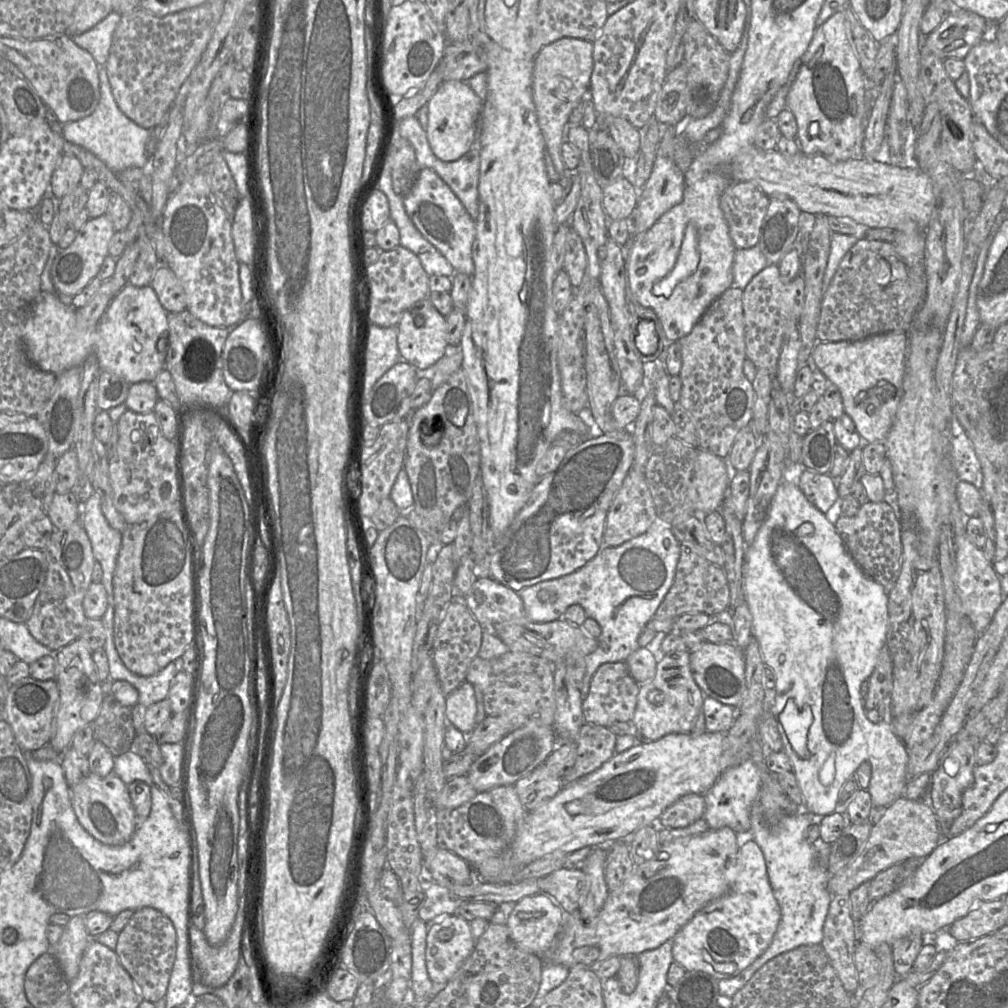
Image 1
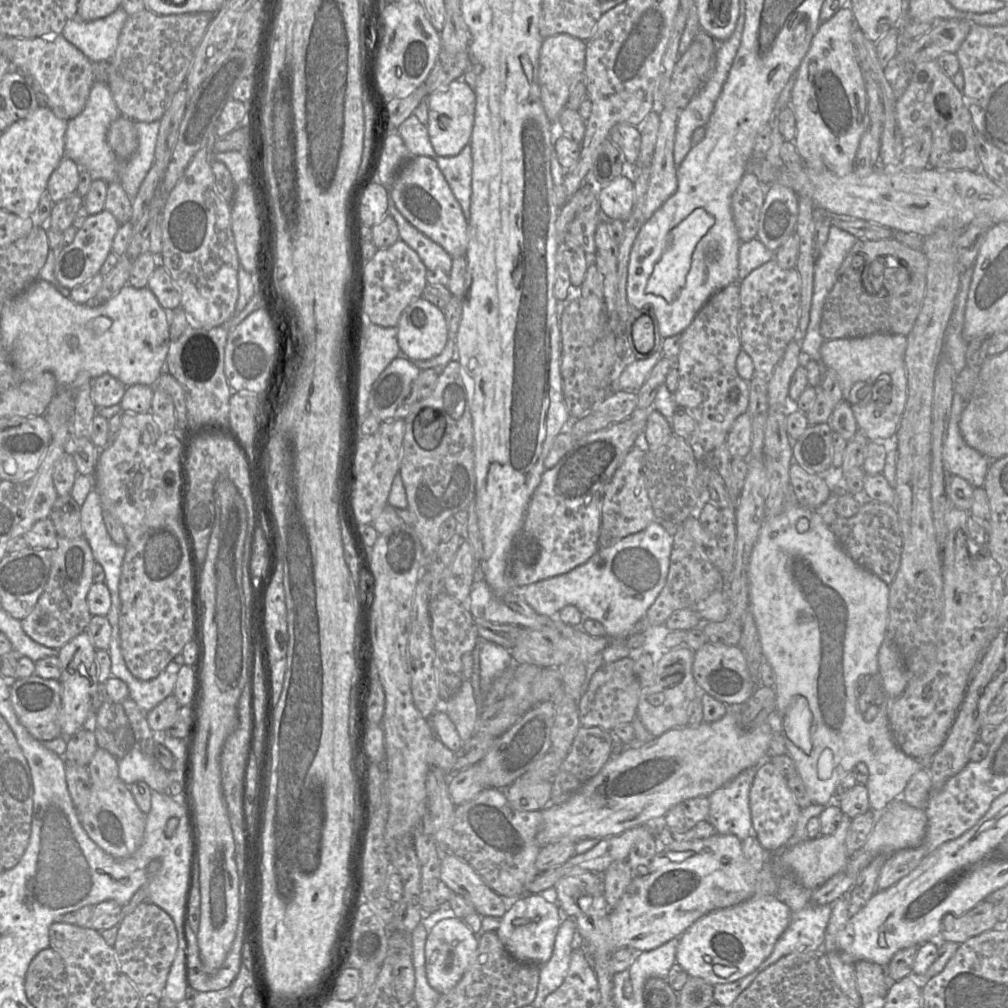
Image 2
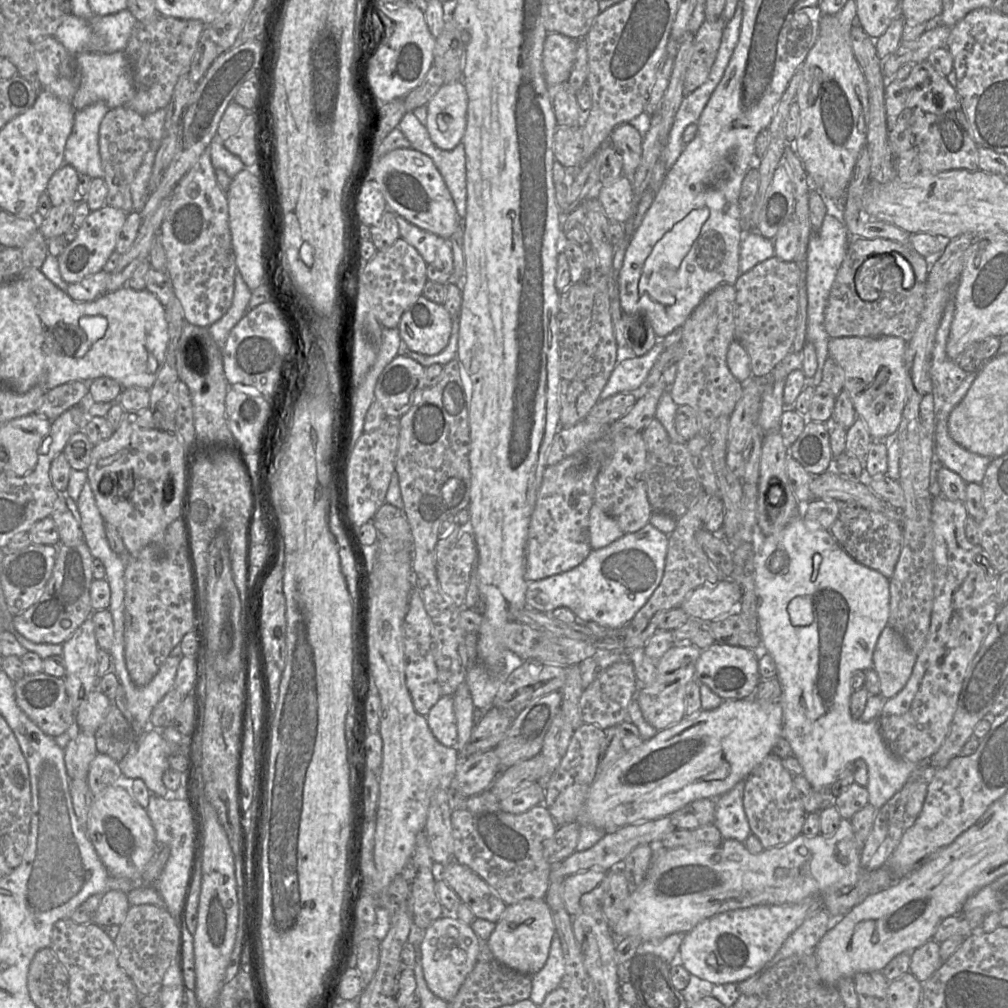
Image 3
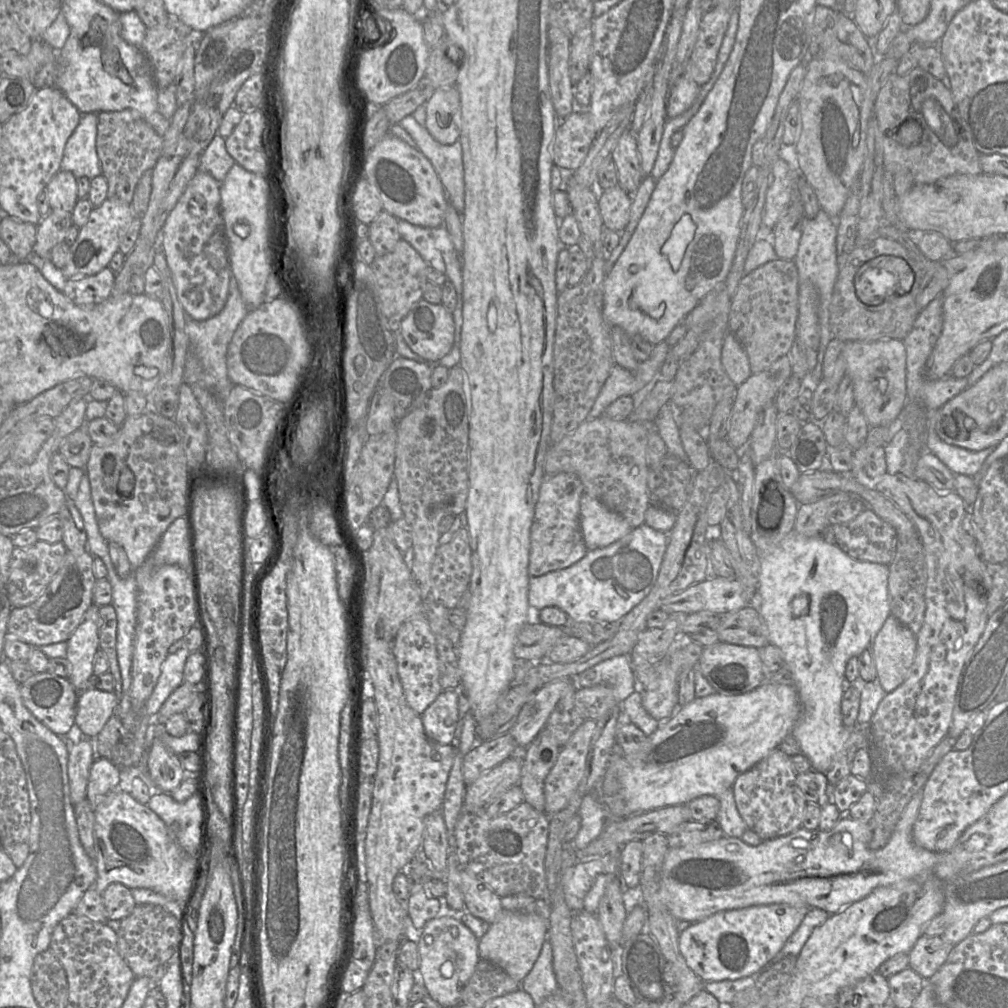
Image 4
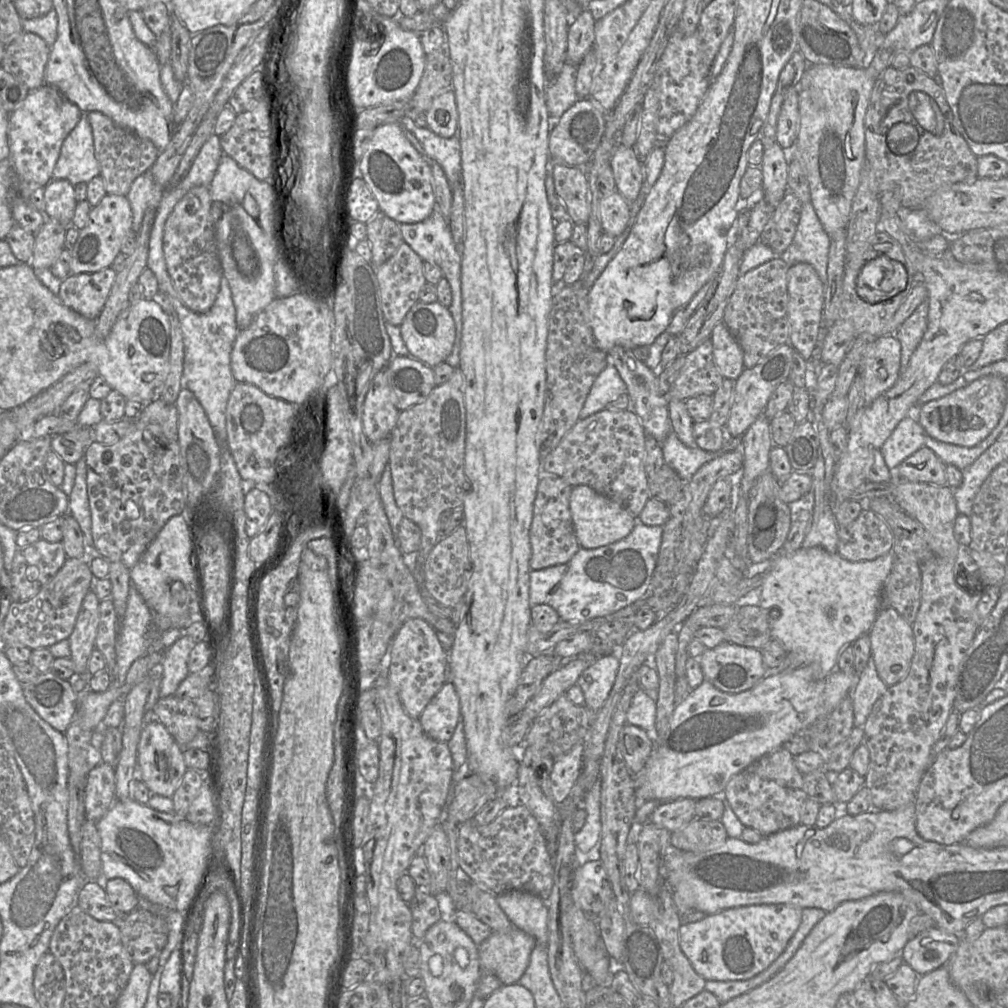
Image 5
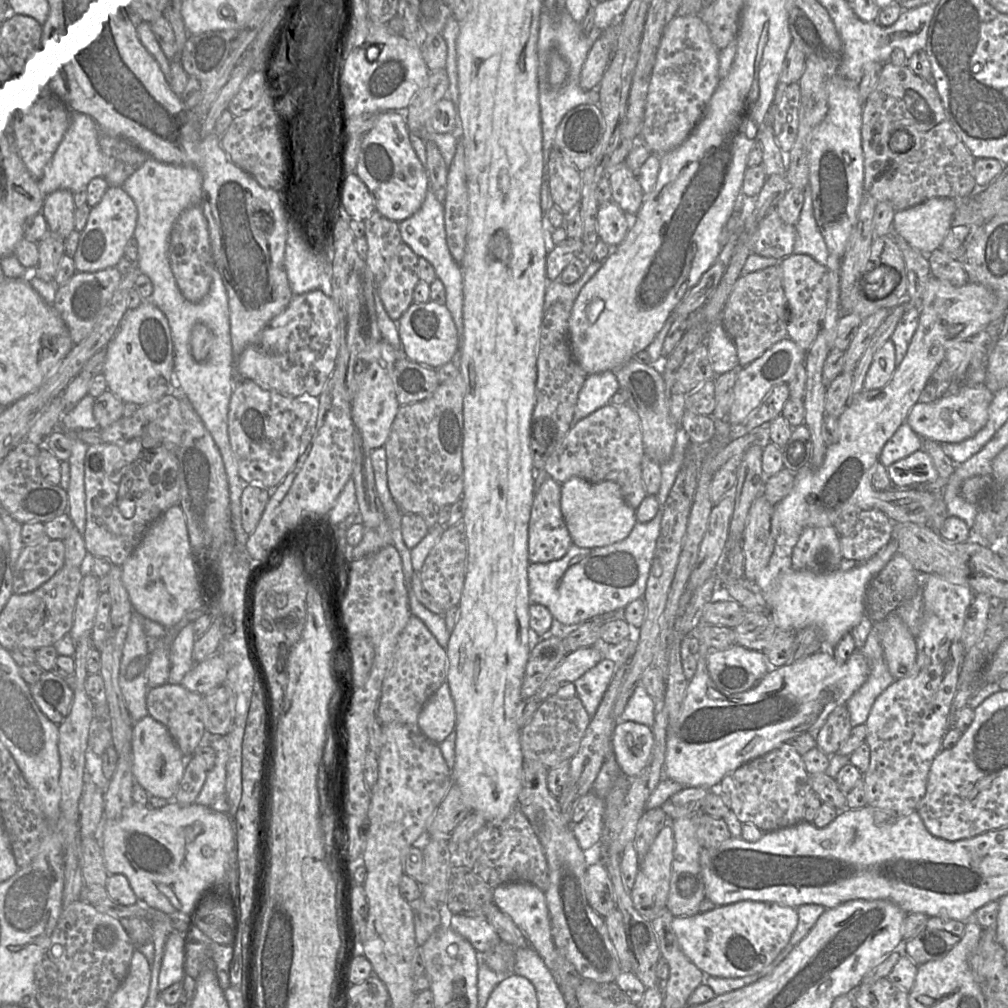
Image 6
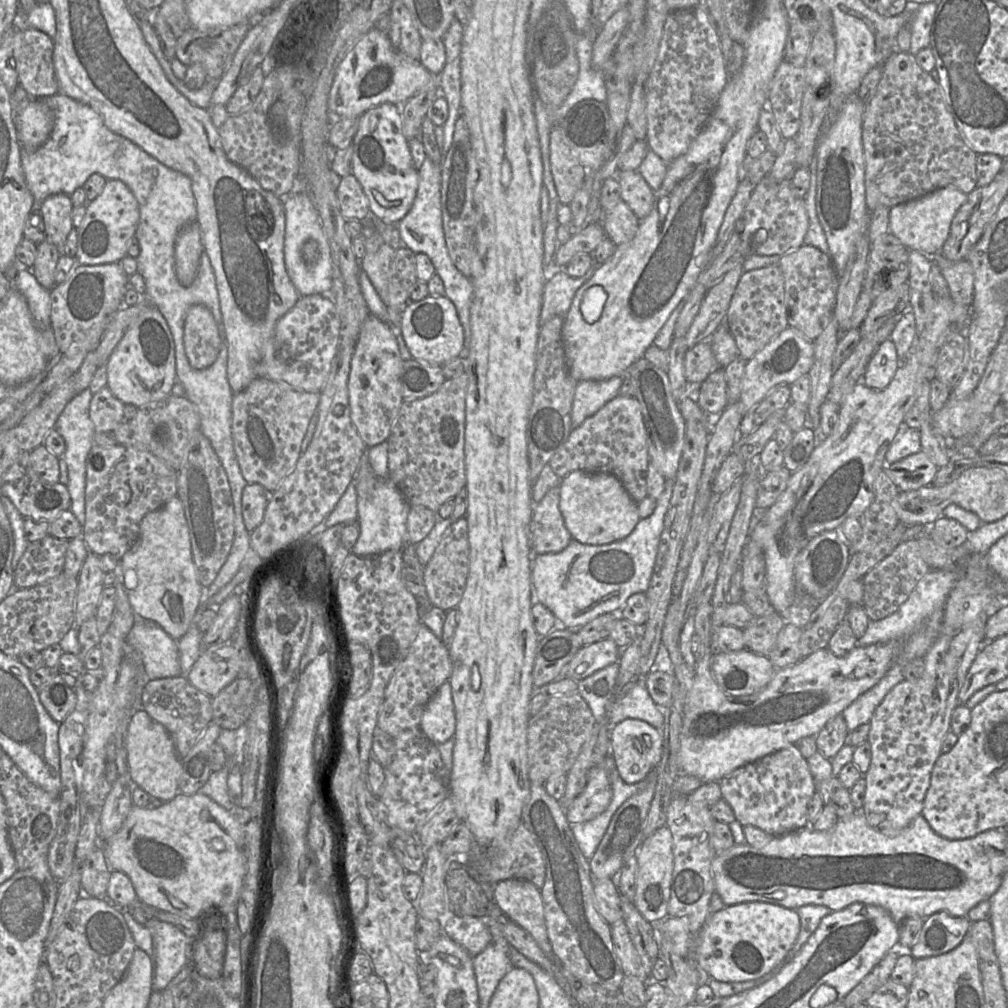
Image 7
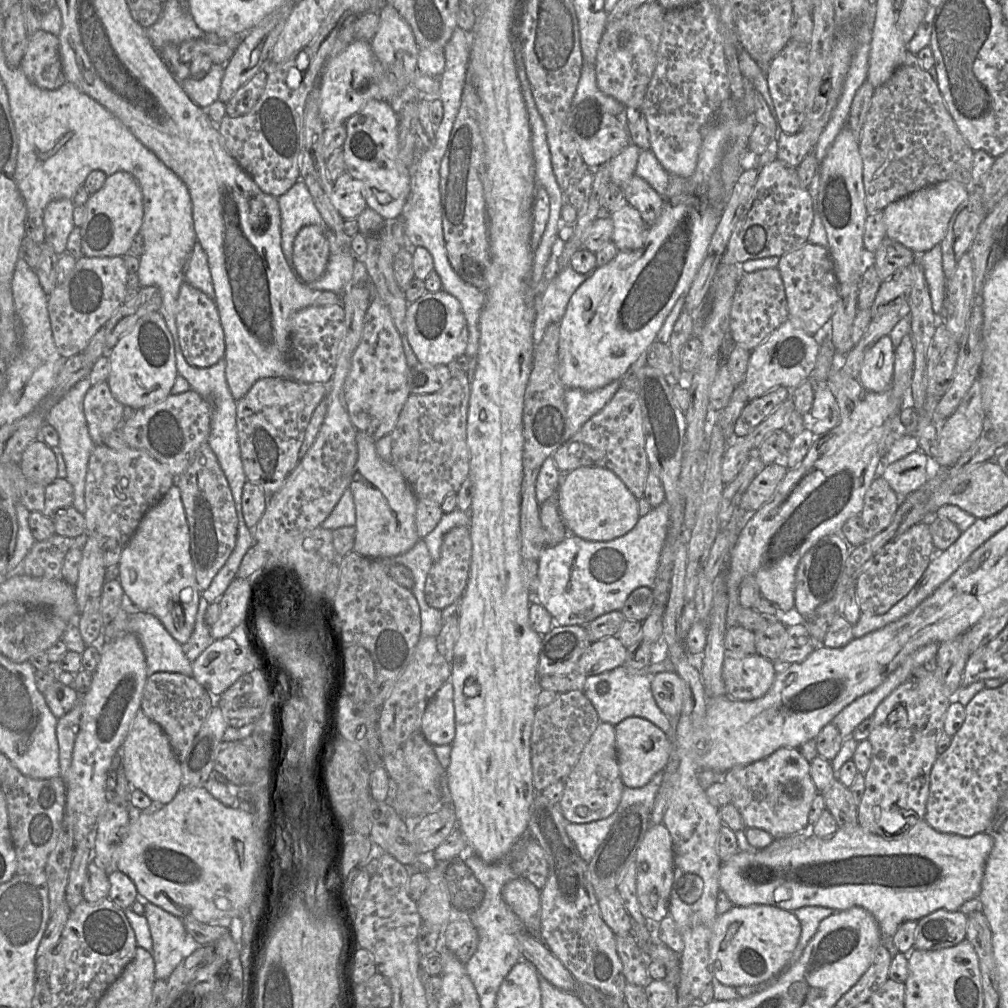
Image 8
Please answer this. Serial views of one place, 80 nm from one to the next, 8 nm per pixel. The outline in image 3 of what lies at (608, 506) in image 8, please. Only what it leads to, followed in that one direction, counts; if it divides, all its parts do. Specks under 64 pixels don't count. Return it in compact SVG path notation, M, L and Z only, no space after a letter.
M595 503L589 512L589 531L592 550L604 548L624 534L616 521Z

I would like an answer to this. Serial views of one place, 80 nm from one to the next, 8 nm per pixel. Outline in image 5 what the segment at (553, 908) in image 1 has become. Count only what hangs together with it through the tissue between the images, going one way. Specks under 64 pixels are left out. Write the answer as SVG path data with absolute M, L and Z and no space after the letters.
M518 929L493 932L479 945L481 969L495 975L503 985L518 983L536 944L531 935Z

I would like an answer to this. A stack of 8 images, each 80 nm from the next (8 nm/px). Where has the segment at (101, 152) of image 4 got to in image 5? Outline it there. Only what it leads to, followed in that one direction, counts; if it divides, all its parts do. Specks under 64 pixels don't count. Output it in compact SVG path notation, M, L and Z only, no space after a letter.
M99 111L84 114L87 114L92 127L95 157L100 164L100 175L104 180L106 192L127 196L133 181L152 168L160 151L150 140L141 138L133 131L117 125Z

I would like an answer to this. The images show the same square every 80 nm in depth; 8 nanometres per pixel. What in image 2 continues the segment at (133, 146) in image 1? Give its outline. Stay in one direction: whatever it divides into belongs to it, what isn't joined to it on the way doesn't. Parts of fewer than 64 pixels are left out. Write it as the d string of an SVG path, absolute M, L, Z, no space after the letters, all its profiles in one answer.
M95 81L83 111L67 121L65 156L74 160L82 170L87 170L91 175L92 181L102 179L108 184L119 181L133 201L155 161L155 148L160 129L160 120L153 122L135 121L139 139L138 149L129 160L119 161L106 141L106 134L110 124L121 115L108 83Z

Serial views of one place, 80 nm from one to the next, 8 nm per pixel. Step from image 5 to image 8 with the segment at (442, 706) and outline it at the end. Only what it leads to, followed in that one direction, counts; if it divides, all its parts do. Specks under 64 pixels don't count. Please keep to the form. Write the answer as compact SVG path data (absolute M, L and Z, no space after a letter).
M451 681L445 682L428 702L422 716L420 732L432 745L451 744L455 737L454 689Z

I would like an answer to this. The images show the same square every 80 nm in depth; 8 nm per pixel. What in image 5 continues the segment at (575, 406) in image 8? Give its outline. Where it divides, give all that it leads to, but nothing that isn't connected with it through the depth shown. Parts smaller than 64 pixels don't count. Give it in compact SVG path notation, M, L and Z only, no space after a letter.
M608 364L595 379L579 413L579 420L605 409L610 402L624 393L627 393L626 384L617 369Z

